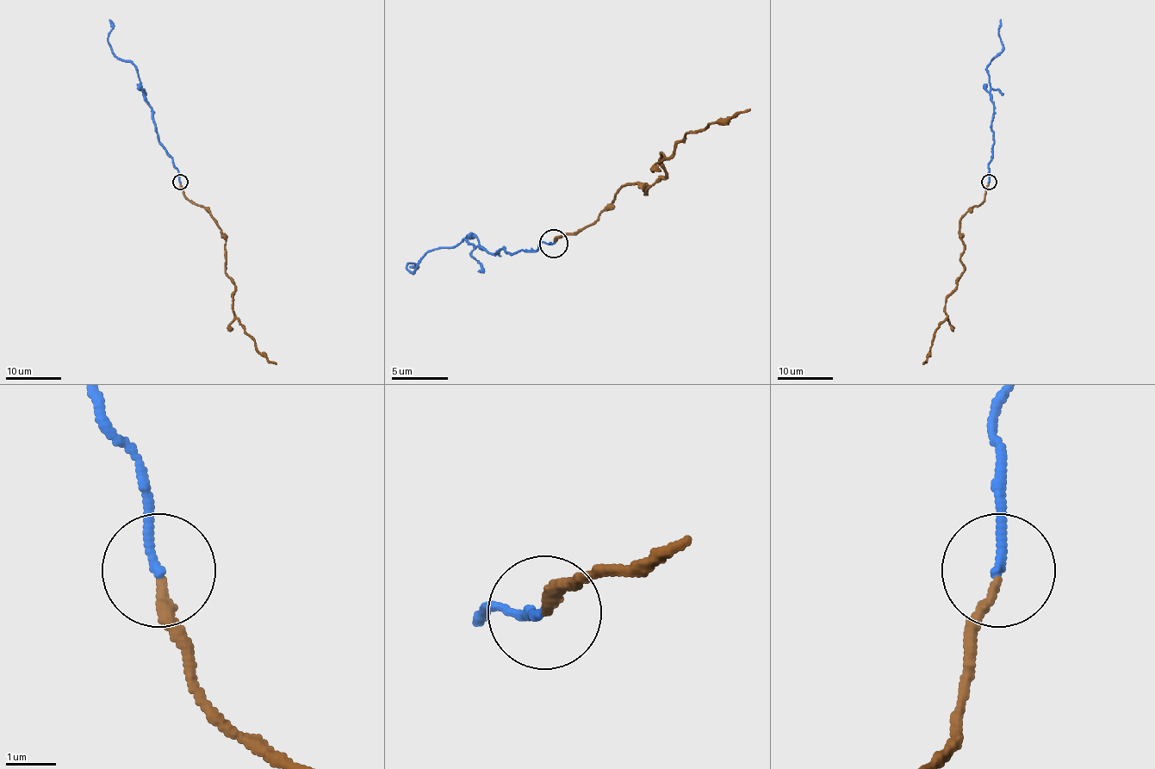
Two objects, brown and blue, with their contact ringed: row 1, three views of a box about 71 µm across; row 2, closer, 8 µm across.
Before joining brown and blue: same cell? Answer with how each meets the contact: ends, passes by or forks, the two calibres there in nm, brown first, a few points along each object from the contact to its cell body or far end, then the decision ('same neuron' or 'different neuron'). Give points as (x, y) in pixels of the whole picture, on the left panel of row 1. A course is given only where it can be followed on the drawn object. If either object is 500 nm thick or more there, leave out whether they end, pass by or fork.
brown ends; blue ends; calibres 190 and 160 nm; course brown (180, 182), (183, 194), (202, 206), (226, 240), (234, 316), (255, 348), (276, 363); course blue (180, 182), (177, 169), (158, 138), (152, 109), (141, 89), (136, 67), (118, 59), (111, 48), (109, 19); same neuron

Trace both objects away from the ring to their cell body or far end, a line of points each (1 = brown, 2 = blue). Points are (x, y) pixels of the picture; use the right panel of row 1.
1: (989, 182), (984, 199), (959, 221), (964, 272), (946, 299), (946, 316), (922, 363)
2: (989, 182), (993, 109), (986, 67), (1002, 48), (1000, 19)

